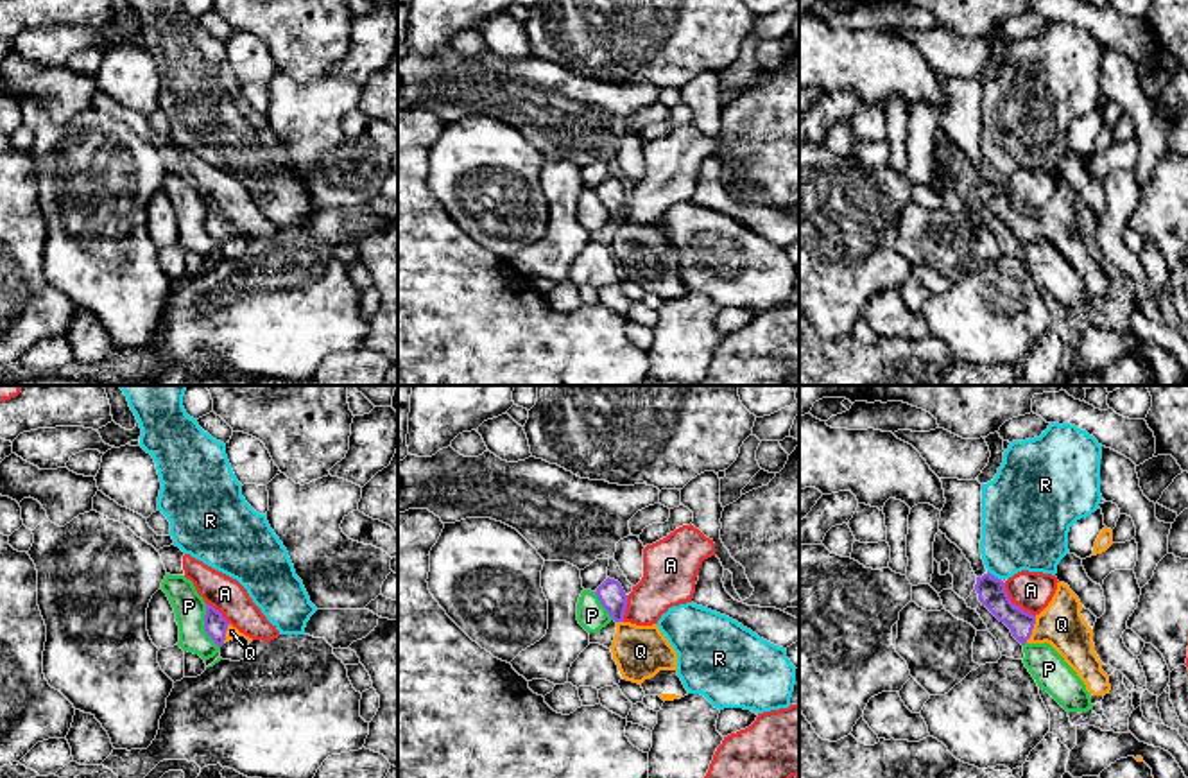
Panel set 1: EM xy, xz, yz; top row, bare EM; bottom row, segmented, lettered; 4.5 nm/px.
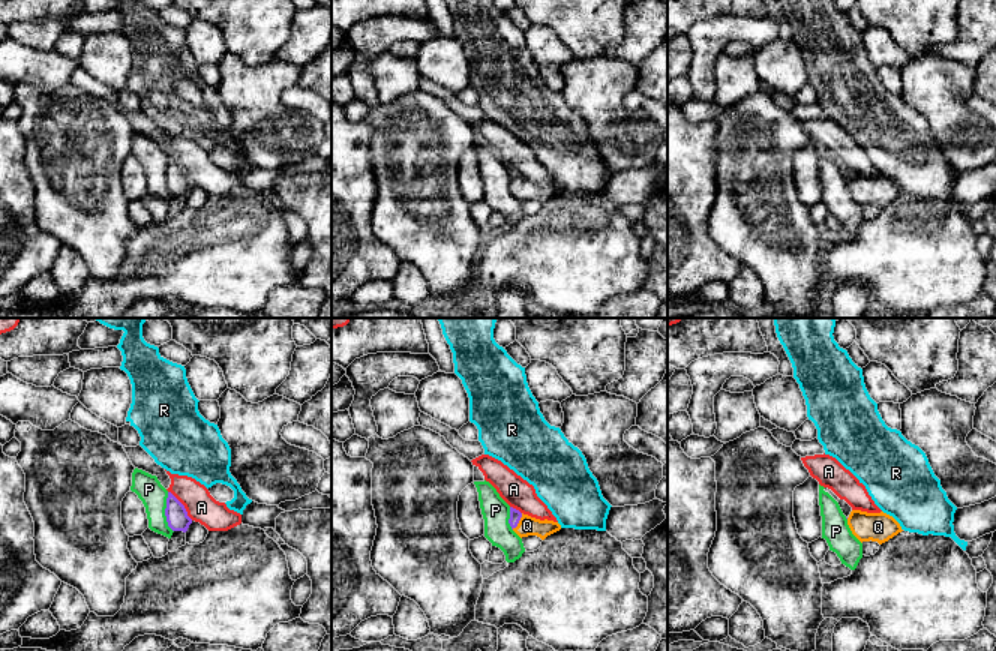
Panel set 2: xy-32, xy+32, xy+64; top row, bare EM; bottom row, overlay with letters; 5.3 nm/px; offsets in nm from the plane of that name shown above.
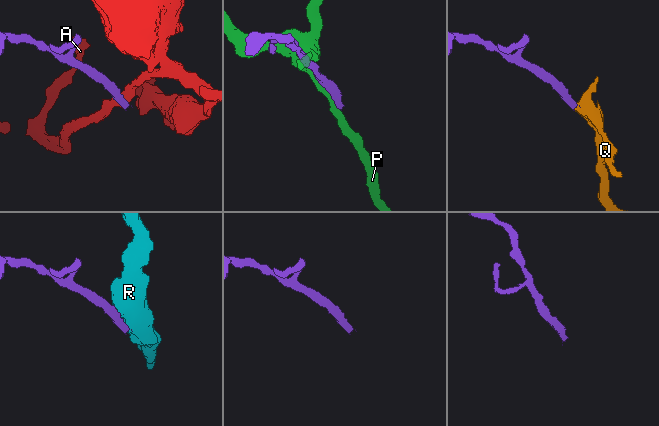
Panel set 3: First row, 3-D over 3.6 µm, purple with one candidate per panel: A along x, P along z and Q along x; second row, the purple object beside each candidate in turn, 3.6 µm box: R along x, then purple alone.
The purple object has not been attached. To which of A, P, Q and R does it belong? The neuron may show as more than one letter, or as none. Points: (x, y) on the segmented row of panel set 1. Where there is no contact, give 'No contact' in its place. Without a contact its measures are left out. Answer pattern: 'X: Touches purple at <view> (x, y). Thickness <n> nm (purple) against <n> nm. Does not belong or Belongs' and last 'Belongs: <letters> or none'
A: Touches purple at yz (1015, 605). Thickness 130 nm (purple) against 180 nm. Does not belong
P: Touches purple at xy (205, 626). Thickness 110 nm (purple) against 140 nm. Does not belong
Q: Touches purple at yz (1033, 628). Thickness 130 nm (purple) against 200 nm. Belongs
R: Touches purple at yz (993, 576). Thickness 130 nm (purple) against 360 nm. Does not belong
Belongs: Q

